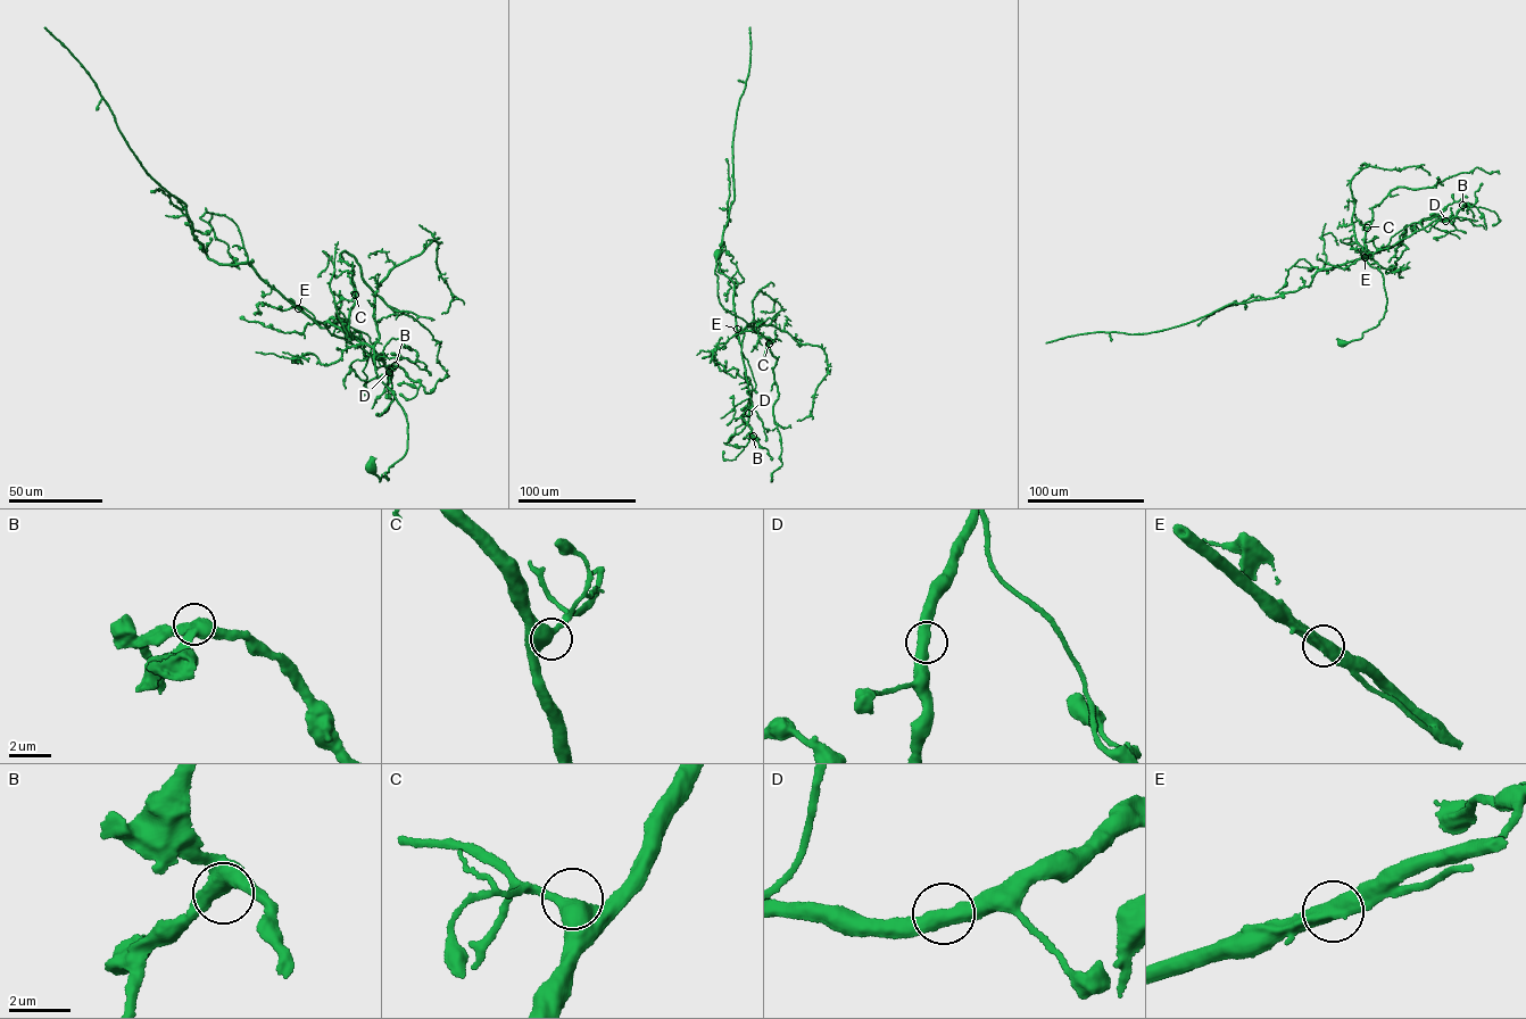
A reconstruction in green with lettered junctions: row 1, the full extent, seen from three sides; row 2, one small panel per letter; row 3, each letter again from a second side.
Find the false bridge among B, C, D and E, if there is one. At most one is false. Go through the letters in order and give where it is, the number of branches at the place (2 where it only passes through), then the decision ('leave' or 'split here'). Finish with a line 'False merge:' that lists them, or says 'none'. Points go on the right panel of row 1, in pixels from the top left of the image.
B: (1462, 205) | 2 | leave
C: (1367, 228) | 2 | leave
D: (1445, 221) | 2 | leave
E: (1365, 257) | 2 | split here
False merge: E

